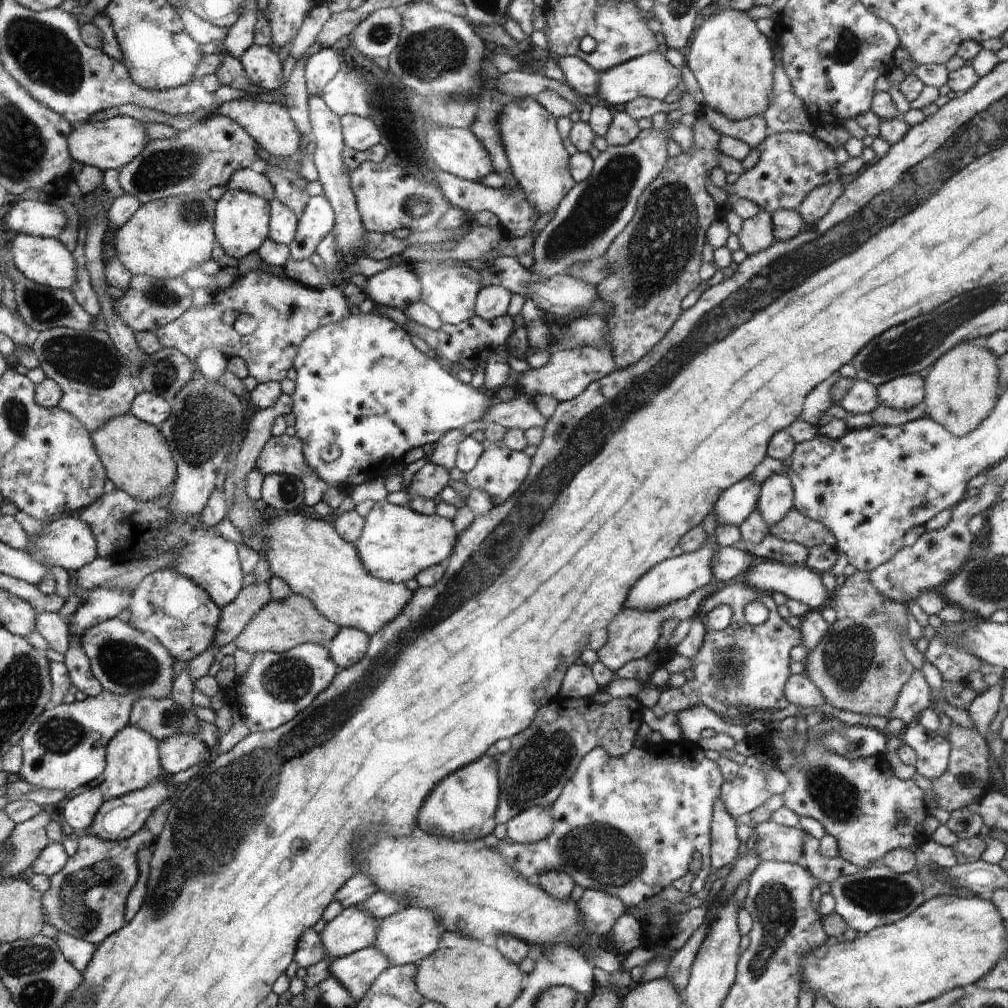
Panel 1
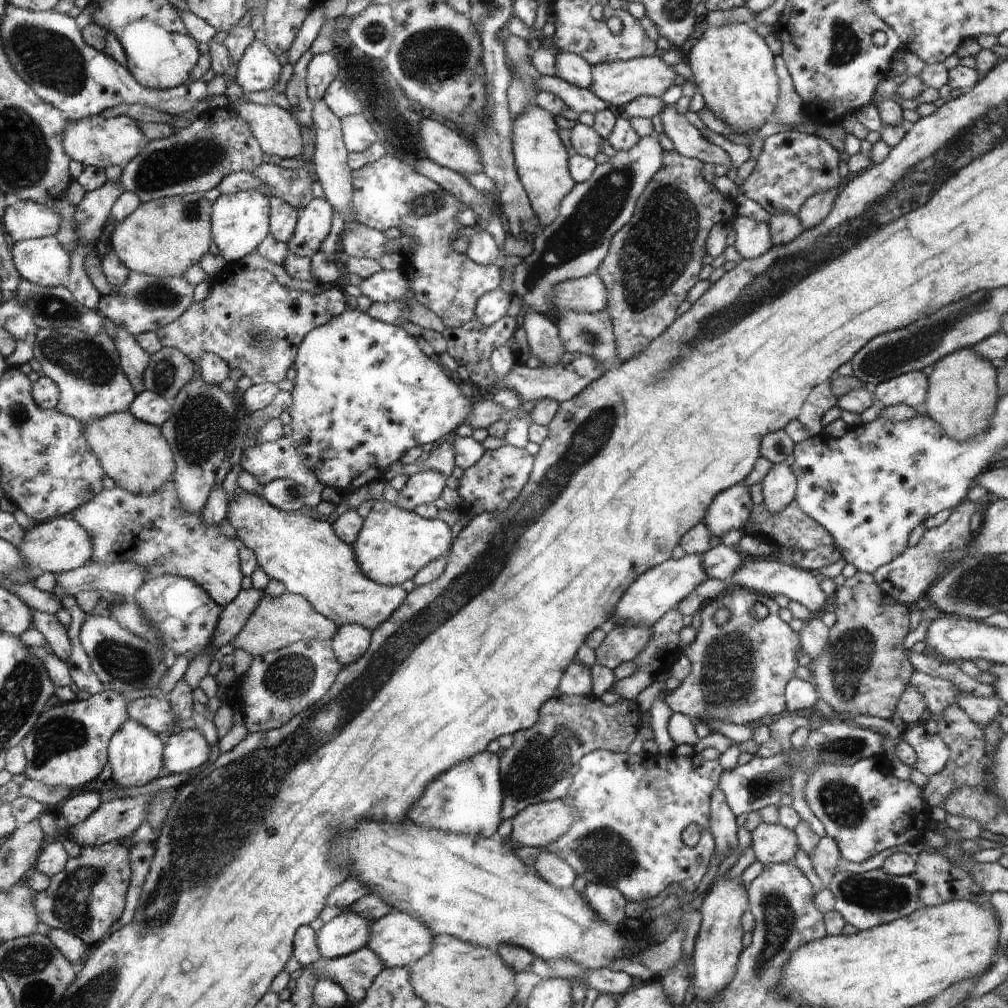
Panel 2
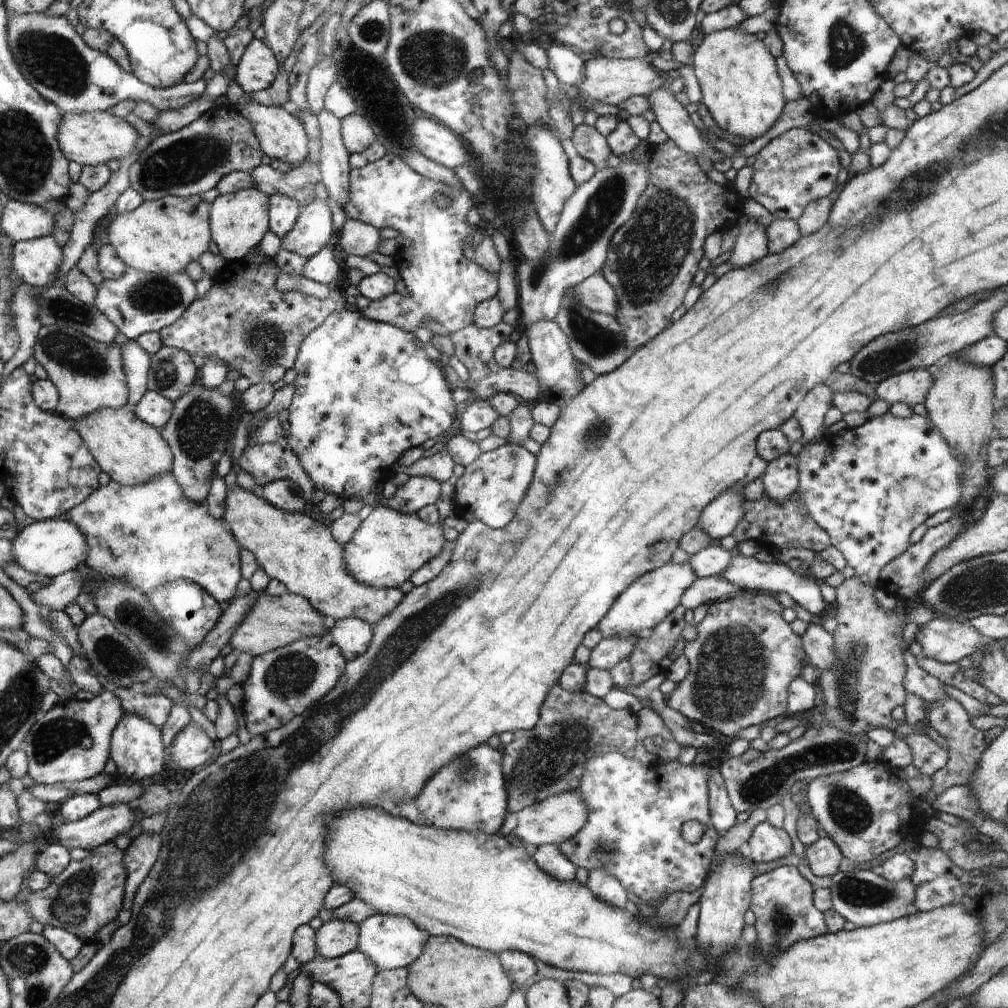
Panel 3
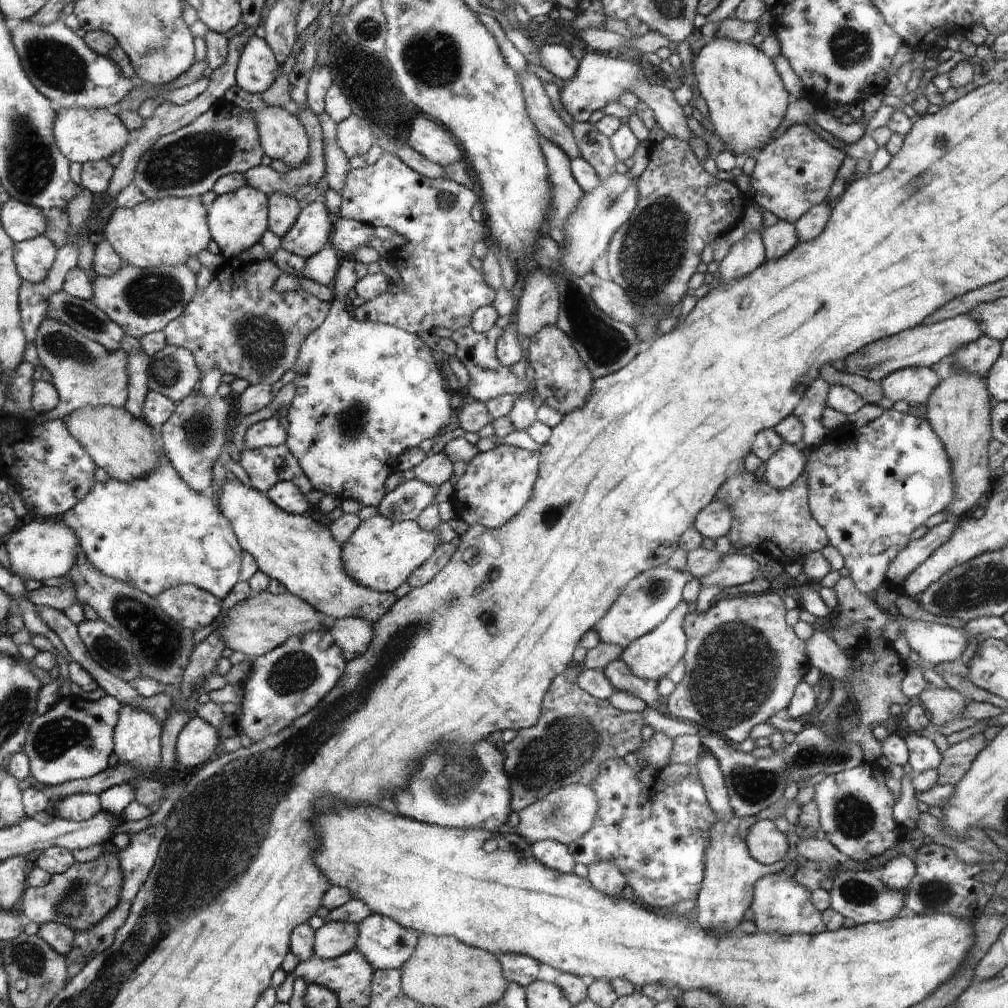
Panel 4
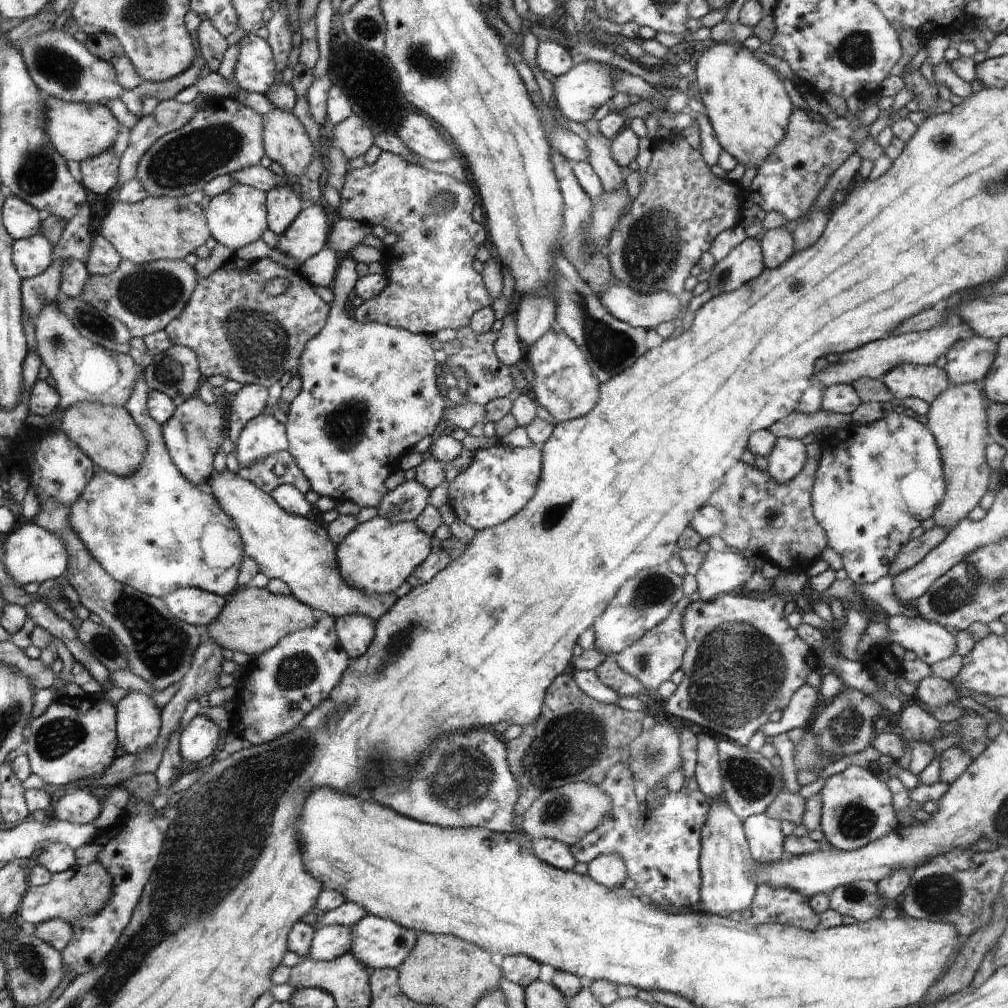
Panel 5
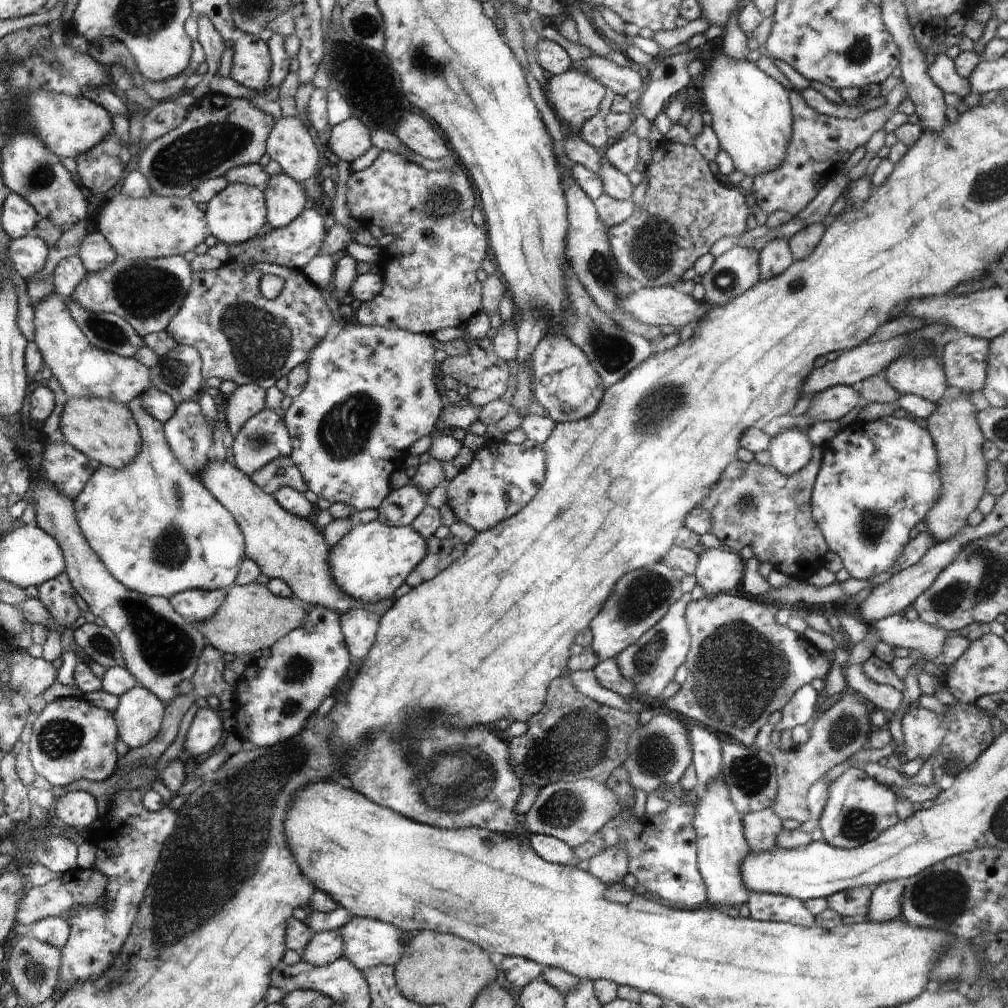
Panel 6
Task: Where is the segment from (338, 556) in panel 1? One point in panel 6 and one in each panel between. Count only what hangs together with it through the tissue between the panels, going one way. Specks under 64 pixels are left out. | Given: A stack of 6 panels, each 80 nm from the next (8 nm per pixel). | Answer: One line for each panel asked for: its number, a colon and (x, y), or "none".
2: (305, 554)
3: (293, 548)
4: (300, 553)
5: (290, 548)
6: (286, 547)

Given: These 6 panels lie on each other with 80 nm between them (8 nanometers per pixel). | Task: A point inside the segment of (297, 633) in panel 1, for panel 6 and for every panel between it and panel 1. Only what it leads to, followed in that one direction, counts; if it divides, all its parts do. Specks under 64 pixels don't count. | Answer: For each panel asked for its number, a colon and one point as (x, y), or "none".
2: (277, 622)
3: (274, 621)
4: (261, 622)
5: (254, 621)
6: (252, 619)

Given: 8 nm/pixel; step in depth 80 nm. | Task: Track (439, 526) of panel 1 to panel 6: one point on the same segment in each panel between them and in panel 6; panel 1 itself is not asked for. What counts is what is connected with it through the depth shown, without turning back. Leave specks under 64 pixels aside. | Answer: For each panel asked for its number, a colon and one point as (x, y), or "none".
2: (393, 545)
3: (389, 547)
4: (381, 554)
5: (378, 556)
6: (370, 562)

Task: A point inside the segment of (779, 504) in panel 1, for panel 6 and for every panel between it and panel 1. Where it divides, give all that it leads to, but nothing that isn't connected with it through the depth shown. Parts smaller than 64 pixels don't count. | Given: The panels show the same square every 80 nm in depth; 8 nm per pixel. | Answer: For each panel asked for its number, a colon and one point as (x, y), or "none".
2: (779, 485)
3: (781, 479)
4: (788, 463)
5: (788, 458)
6: (790, 451)

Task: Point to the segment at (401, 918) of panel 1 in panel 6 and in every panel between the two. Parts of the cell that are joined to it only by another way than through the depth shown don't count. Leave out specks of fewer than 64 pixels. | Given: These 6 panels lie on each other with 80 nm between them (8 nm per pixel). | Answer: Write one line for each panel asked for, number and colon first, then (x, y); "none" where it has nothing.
2: (399, 939)
3: (392, 942)
4: (387, 945)
5: (379, 943)
6: (368, 942)

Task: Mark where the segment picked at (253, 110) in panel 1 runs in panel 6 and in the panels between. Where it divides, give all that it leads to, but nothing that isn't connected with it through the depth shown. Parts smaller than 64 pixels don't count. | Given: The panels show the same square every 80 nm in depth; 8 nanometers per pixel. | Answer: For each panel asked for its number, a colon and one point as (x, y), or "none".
2: (279, 134)
3: (283, 136)
4: (283, 137)
5: (287, 143)
6: (289, 144)

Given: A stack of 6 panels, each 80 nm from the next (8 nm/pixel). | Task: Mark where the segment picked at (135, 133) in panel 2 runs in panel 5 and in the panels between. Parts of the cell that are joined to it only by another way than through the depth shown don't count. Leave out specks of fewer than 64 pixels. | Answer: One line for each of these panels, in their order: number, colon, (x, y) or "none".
3: (94, 138)
4: (83, 135)
5: (79, 132)

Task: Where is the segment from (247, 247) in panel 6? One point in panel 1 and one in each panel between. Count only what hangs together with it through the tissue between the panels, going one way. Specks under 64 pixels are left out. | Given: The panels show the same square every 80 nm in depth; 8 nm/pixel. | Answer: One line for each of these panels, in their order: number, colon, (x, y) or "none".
1: (315, 223)
2: (314, 220)
3: (314, 229)
4: (312, 229)
5: (307, 235)

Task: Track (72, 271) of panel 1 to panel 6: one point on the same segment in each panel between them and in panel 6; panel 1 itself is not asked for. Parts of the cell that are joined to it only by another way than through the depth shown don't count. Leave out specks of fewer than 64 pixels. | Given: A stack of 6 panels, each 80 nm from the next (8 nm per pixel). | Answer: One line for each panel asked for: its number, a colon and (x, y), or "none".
2: (44, 261)
3: (37, 261)
4: (34, 258)
5: (33, 256)
6: (29, 254)

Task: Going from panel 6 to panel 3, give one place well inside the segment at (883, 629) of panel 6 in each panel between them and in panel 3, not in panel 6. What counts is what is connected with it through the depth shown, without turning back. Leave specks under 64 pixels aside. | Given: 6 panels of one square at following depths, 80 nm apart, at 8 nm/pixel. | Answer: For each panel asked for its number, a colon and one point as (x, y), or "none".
3: (946, 641)
4: (935, 643)
5: (930, 642)

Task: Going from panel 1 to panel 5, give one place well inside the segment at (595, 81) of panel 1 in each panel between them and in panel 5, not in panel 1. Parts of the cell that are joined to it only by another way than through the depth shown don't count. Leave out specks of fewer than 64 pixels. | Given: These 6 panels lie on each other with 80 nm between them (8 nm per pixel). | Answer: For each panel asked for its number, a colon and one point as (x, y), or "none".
2: (570, 67)
3: (567, 64)
4: (558, 59)
5: (554, 58)

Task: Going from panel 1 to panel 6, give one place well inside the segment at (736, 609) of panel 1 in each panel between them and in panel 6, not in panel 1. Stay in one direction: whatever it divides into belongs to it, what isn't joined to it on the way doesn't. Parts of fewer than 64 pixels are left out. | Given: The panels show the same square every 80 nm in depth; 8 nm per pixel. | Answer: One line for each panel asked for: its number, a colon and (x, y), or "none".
2: (739, 669)
3: (743, 660)
4: (743, 661)
5: (743, 662)
6: (744, 666)

